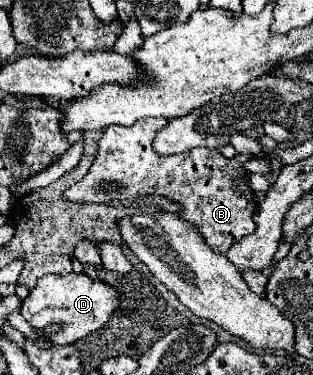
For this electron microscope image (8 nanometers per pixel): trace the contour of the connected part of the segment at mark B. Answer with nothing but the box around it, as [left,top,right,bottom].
[66,119,256,255]

